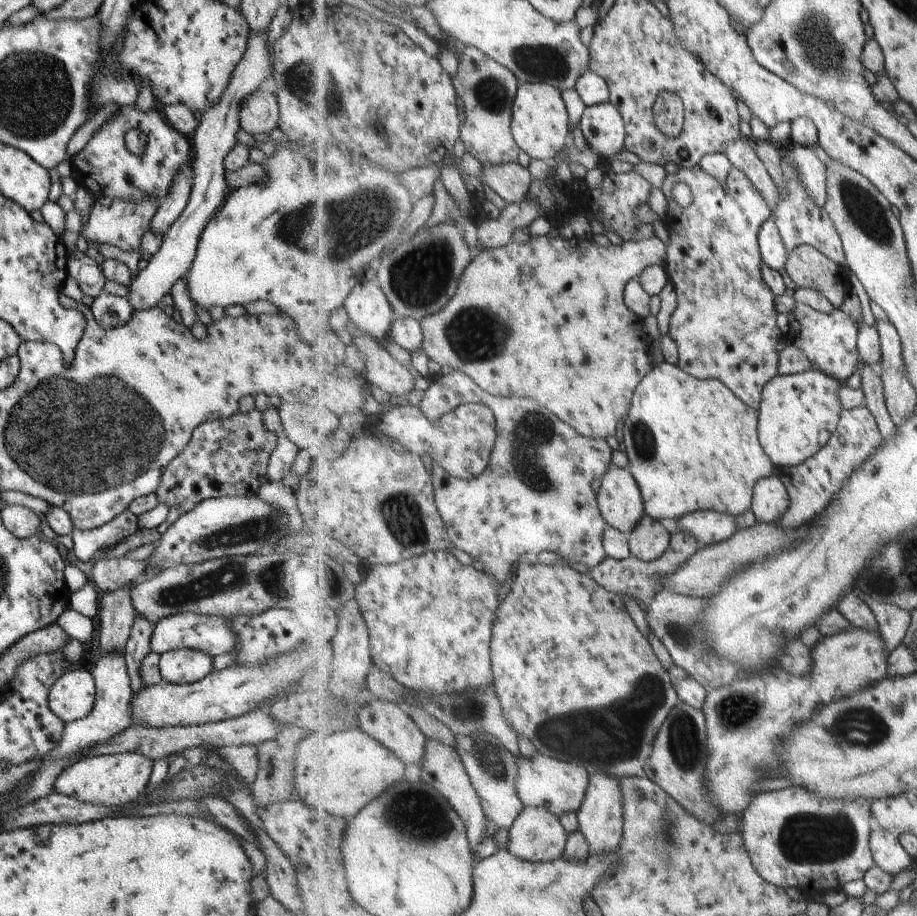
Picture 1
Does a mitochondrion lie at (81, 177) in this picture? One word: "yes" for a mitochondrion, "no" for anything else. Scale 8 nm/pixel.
no

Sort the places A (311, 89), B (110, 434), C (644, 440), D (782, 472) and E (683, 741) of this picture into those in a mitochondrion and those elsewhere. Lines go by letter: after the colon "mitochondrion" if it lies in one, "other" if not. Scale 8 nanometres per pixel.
A: mitochondrion
B: mitochondrion
C: mitochondrion
D: other
E: mitochondrion

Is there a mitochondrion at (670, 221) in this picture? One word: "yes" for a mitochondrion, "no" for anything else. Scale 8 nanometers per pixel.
no

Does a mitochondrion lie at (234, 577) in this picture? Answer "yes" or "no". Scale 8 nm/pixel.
yes

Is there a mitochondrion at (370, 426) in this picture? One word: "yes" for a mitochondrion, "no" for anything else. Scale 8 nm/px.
no

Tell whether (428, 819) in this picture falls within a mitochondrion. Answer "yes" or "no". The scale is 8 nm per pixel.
yes

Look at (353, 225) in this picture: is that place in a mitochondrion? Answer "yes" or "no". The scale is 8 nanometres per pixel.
yes

